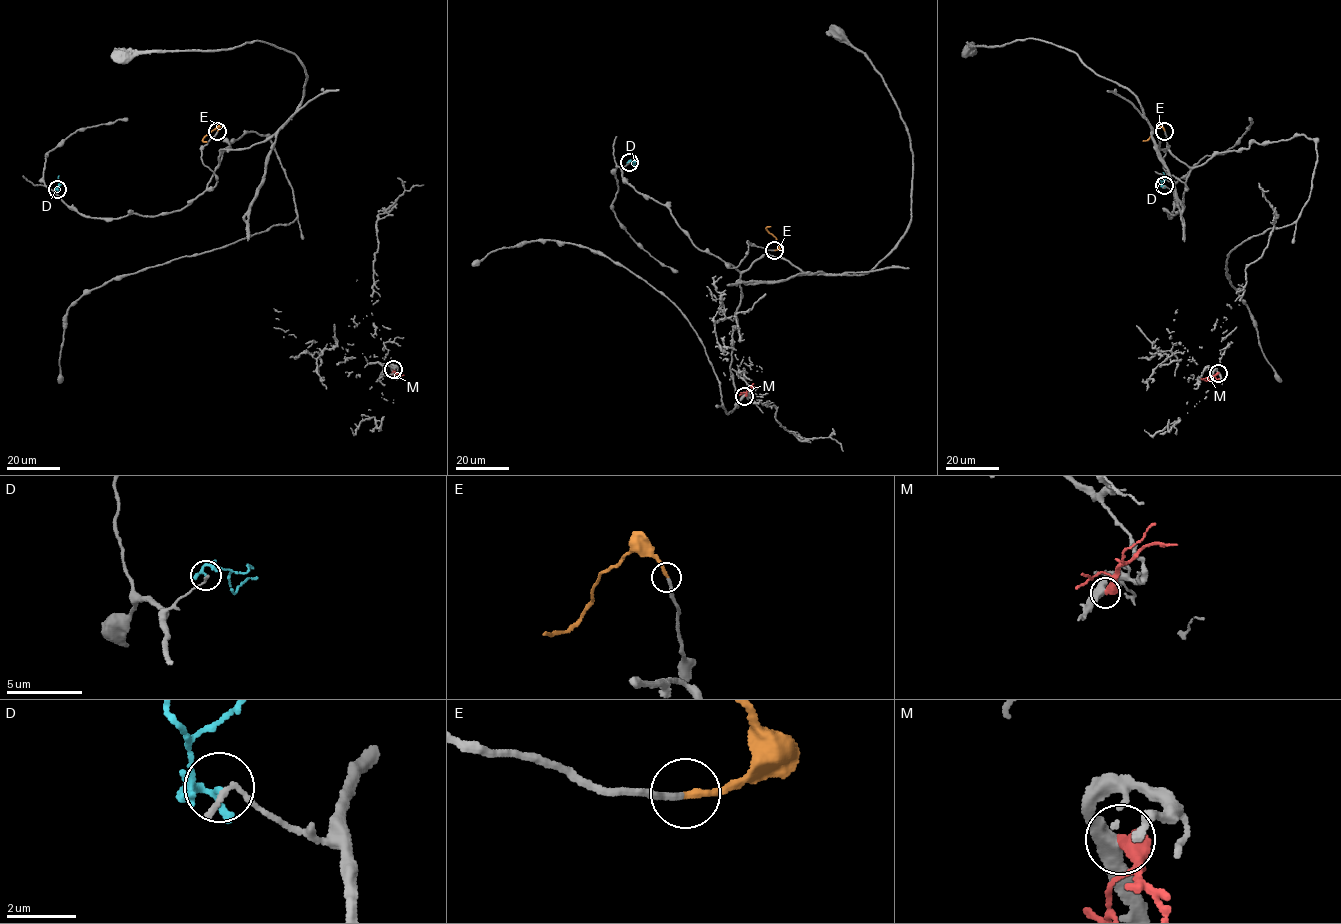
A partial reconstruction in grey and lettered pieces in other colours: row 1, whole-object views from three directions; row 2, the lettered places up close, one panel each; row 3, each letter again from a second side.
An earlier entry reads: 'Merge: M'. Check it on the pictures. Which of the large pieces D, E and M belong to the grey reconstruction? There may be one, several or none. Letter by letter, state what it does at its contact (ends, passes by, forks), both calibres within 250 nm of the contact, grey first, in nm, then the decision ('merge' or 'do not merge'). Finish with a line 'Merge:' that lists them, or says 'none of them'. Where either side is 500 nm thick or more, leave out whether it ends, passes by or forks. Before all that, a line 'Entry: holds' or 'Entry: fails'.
Entry: fails
D: it ends | 200/220 nm | do not merge
E: it ends | 180/200 nm | merge
M: it ends | 480/420 nm | do not merge
Merge: E

